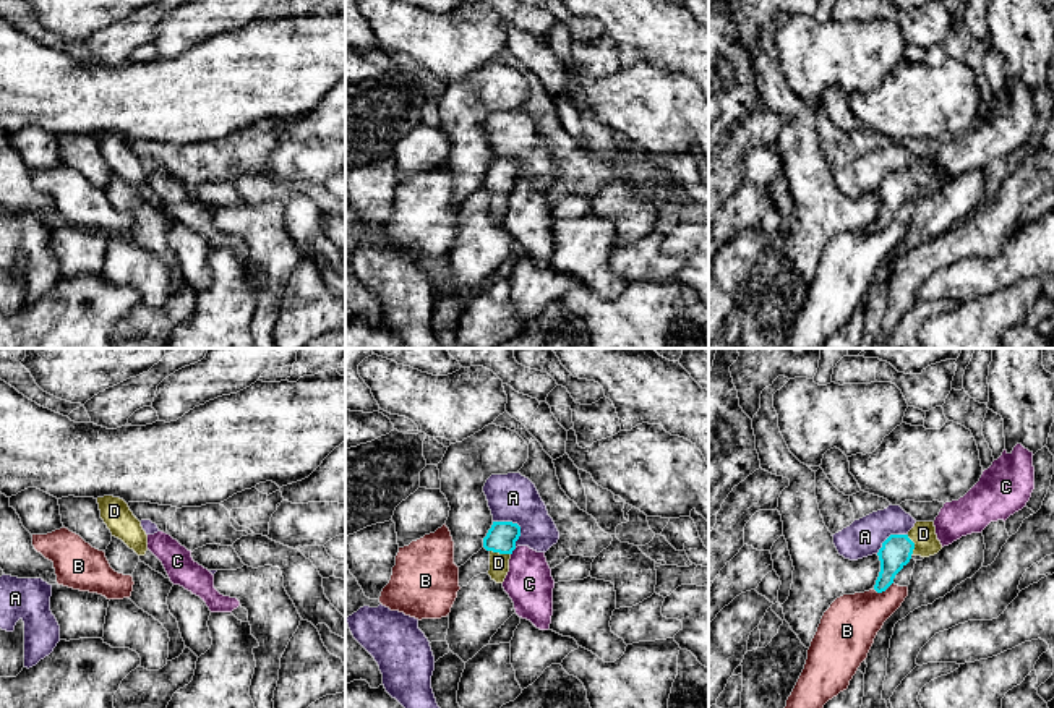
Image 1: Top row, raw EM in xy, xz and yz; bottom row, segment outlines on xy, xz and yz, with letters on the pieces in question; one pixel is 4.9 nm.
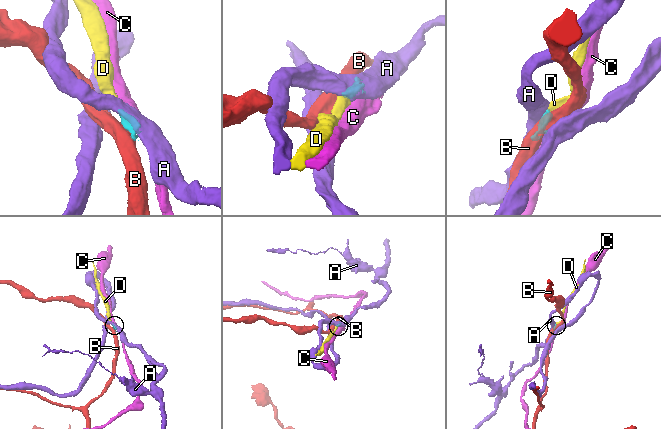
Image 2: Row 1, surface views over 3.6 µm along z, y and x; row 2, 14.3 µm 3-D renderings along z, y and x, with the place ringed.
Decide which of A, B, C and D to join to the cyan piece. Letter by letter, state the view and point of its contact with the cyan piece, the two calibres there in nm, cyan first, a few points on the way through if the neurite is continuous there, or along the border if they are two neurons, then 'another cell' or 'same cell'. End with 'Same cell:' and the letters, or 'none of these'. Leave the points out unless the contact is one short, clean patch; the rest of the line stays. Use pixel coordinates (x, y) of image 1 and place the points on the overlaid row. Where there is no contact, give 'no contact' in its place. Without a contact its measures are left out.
A: xz (516, 524) | 150/240 nm | another cell
B: yz (882, 590) | 150/280 nm | along yz (892, 582), (881, 592), (874, 590) | another cell
C: xz (513, 550) | 150/240 nm | another cell
D: xz (500, 553) | 150/100 nm | across xz (501, 537), (500, 553), (498, 562) | same cell
Same cell: D

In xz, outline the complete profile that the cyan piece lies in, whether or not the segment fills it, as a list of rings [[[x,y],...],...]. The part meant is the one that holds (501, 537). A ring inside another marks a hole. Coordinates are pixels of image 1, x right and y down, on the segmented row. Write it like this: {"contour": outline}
{"contour": [[[493,522],[486,536],[483,538],[483,548],[490,552],[488,575],[496,583],[503,583],[509,572],[509,559],[516,549],[516,541],[521,536],[521,527],[512,522]]]}

